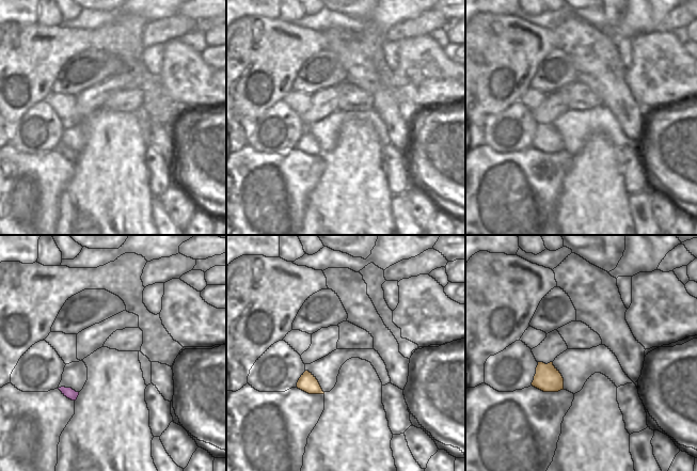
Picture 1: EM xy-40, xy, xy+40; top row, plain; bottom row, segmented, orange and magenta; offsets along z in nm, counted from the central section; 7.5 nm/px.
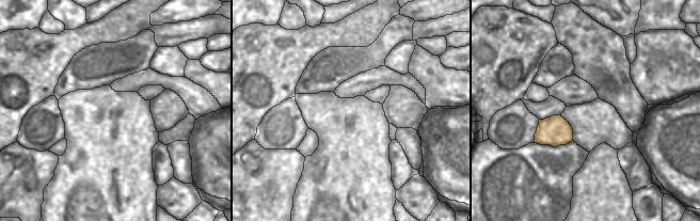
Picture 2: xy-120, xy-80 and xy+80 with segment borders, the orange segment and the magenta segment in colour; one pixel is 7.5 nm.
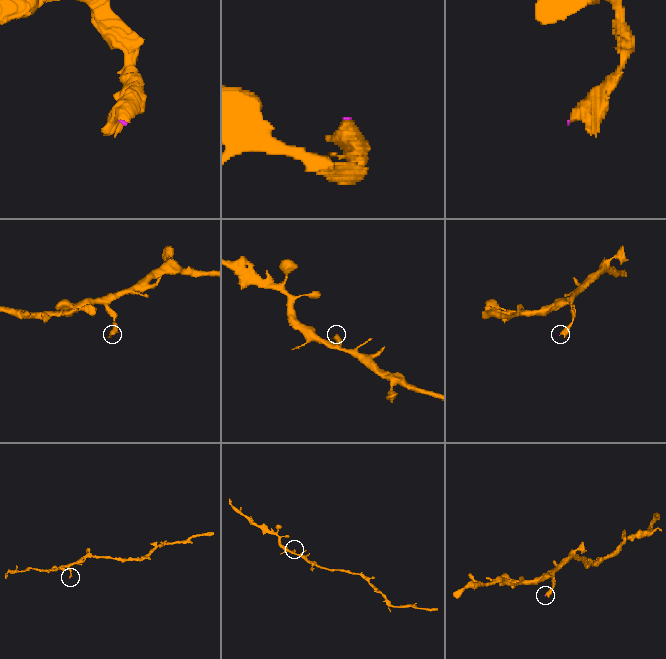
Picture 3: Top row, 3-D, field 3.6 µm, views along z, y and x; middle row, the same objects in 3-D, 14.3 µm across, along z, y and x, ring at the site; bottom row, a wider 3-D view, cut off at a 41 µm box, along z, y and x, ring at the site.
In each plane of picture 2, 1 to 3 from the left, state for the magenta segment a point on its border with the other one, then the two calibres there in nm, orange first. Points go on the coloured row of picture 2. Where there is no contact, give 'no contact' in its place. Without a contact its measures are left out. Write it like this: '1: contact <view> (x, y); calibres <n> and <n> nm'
1: no contact
2: no contact
3: no contact

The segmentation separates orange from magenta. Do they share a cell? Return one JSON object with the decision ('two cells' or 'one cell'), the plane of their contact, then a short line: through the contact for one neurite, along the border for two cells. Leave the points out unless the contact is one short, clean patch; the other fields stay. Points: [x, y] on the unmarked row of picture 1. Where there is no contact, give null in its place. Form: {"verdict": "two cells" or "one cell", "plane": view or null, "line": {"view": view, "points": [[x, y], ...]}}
{"verdict": "two cells", "plane": null}

